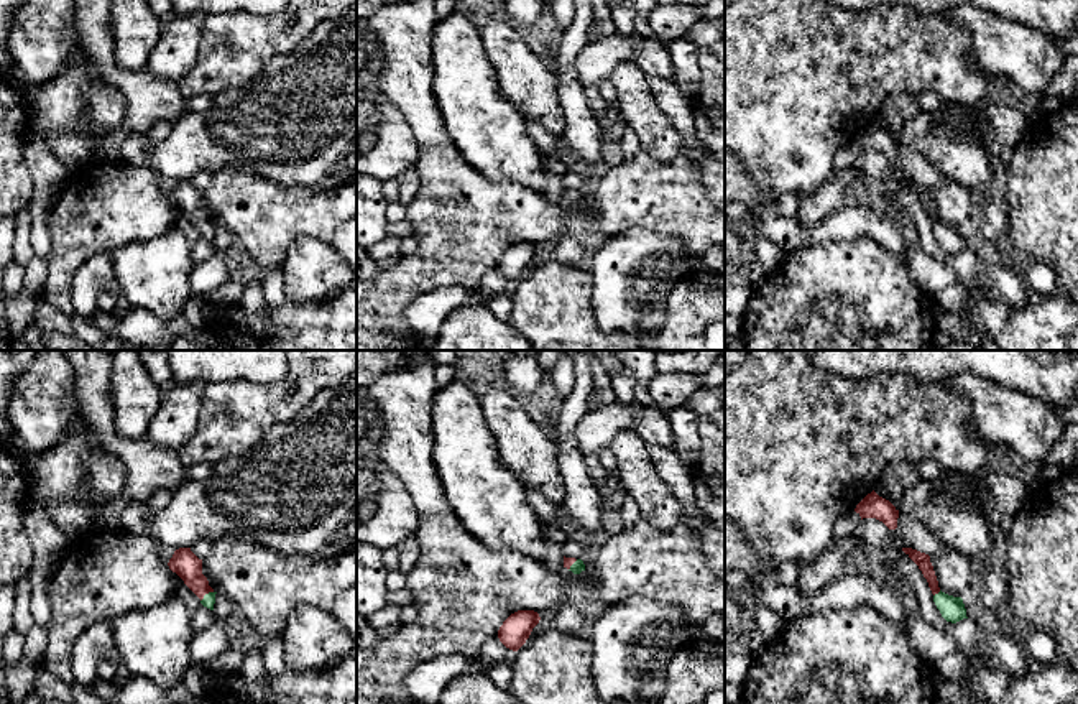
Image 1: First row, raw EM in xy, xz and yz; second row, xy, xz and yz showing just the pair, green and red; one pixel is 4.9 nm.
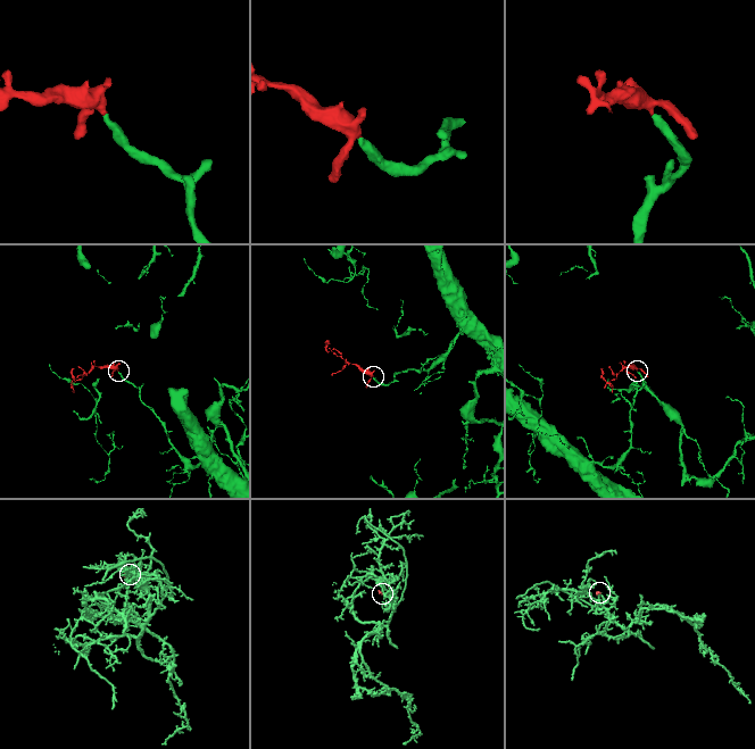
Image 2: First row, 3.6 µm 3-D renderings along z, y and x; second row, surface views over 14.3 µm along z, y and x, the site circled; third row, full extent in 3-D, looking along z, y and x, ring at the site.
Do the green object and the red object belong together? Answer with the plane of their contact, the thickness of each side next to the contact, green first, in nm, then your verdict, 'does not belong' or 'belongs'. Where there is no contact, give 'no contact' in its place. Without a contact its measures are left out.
meets green in xy; 60 nm thick on the green side, 140 nm on the other; belongs

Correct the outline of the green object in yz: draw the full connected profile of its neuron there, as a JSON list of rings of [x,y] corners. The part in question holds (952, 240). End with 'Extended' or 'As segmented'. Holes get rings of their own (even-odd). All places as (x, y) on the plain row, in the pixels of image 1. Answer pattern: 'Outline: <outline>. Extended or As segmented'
Outline: [[[902,179],[902,183],[919,197],[924,209],[928,214],[928,219],[933,225],[933,234],[937,240],[940,242],[942,248],[947,253],[956,255],[966,248],[966,240],[961,229],[953,229],[940,222],[938,212],[933,202],[933,197],[930,194],[930,188],[925,184],[920,184],[912,179]]]. Extended

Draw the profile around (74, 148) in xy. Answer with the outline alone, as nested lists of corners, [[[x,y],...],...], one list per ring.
[[[84,130],[49,133],[43,141],[71,168],[90,161],[95,146],[95,140]]]

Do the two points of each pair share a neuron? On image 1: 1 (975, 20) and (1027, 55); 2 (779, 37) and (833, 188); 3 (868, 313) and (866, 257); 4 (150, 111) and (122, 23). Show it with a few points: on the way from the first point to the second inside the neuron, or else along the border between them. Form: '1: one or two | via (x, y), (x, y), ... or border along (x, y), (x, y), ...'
1: one | via (988, 32), (1004, 48), (1014, 50)
2: two | border along (833, 173), (801, 198)
3: one | via (866, 300), (866, 270)
4: two | border along (114, 38), (114, 61), (119, 66), (145, 68)

